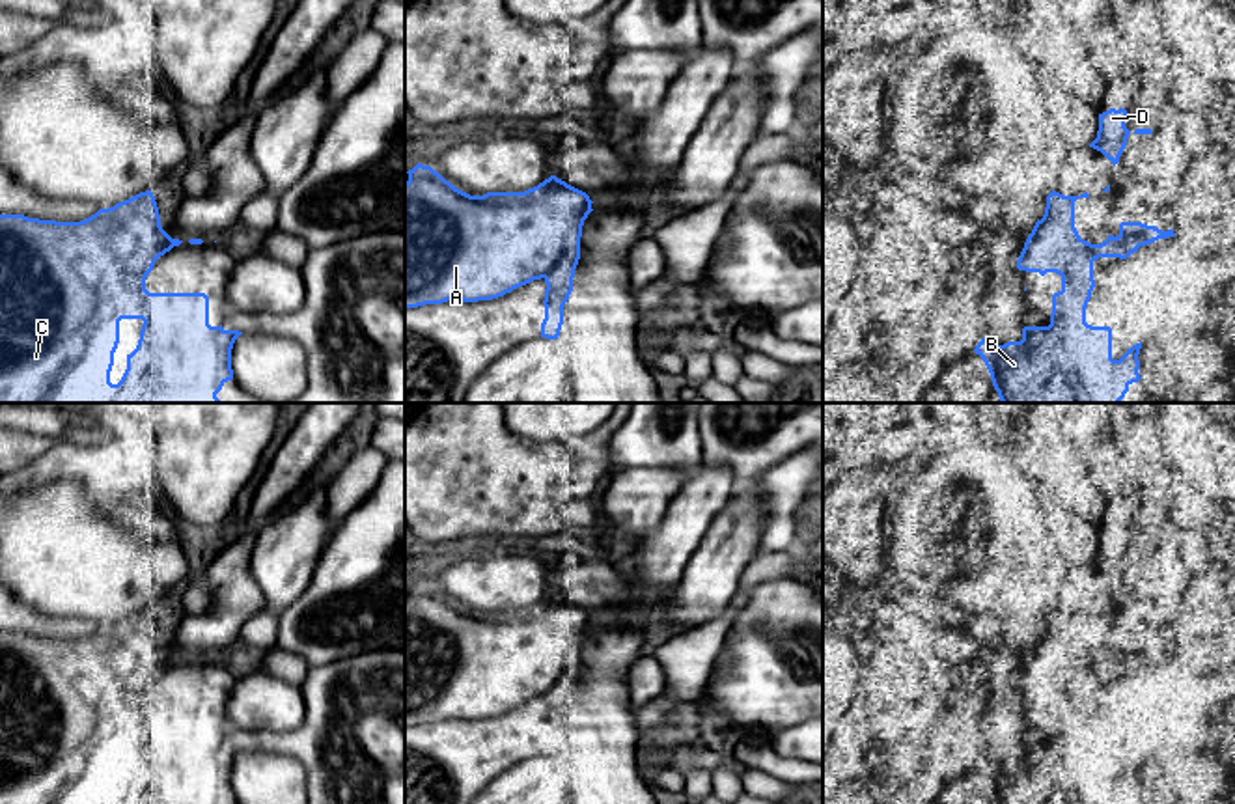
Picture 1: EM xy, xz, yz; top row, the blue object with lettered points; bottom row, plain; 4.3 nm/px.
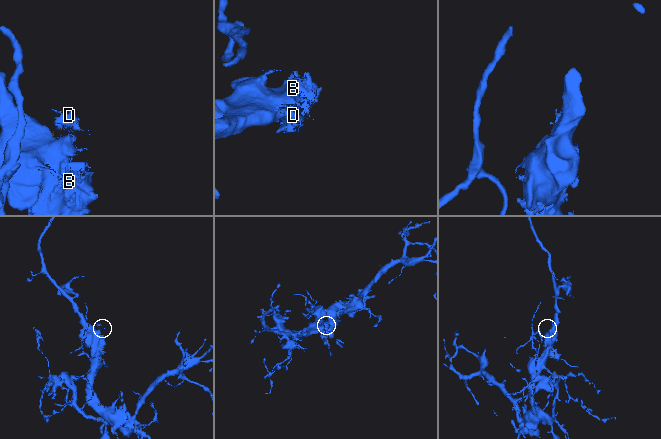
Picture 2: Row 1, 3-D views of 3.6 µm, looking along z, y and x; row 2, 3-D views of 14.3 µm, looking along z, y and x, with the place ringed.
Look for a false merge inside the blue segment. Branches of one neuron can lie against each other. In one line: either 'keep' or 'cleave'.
cleave

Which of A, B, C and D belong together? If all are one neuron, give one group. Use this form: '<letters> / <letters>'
A C / B D

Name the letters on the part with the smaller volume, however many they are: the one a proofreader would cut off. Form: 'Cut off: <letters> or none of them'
Cut off: A, C

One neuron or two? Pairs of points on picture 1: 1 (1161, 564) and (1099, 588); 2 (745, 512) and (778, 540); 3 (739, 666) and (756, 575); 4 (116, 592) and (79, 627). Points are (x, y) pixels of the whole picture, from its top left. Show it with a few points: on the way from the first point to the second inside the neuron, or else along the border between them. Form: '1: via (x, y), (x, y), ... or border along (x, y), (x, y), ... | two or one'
1: border along (1116, 584), (1109, 601) | two
2: border along (760, 484), (763, 526), (756, 553) | two
3: border along (797, 581), (769, 579), (758, 582), (735, 609) | two
4: border along (43, 614), (94, 620), (101, 625) | two

